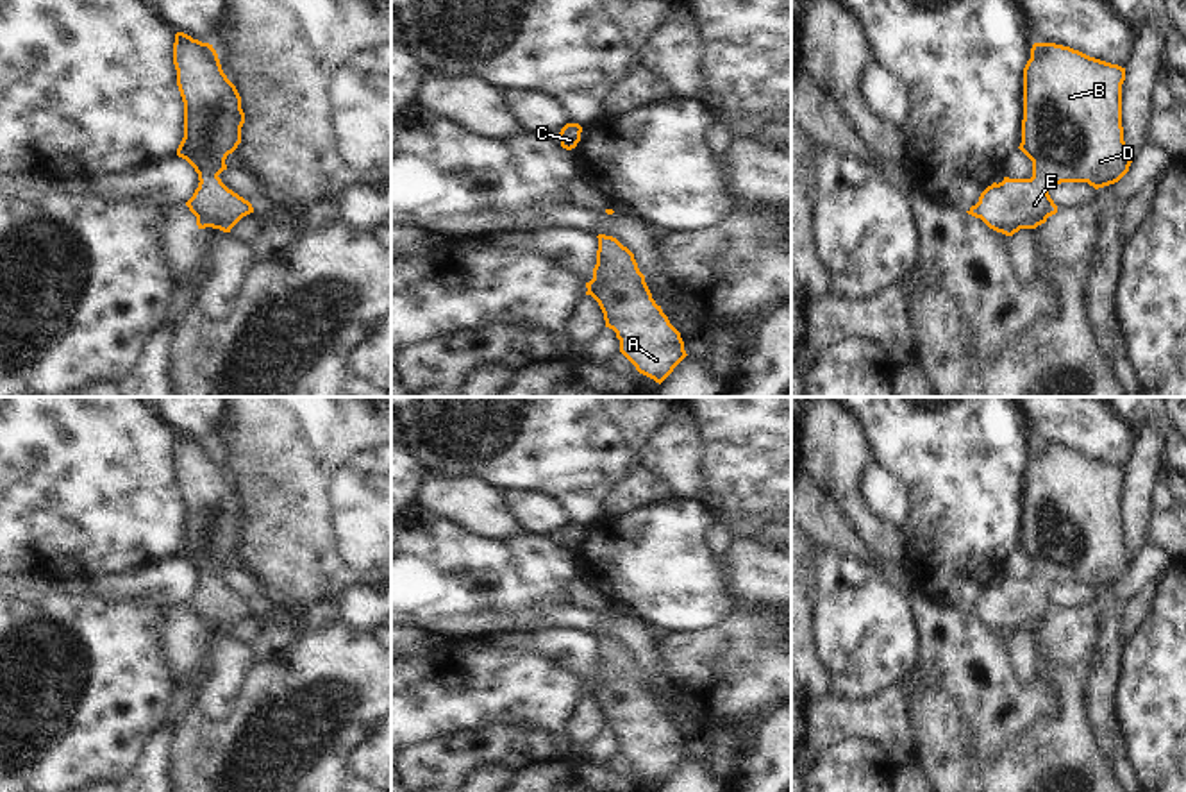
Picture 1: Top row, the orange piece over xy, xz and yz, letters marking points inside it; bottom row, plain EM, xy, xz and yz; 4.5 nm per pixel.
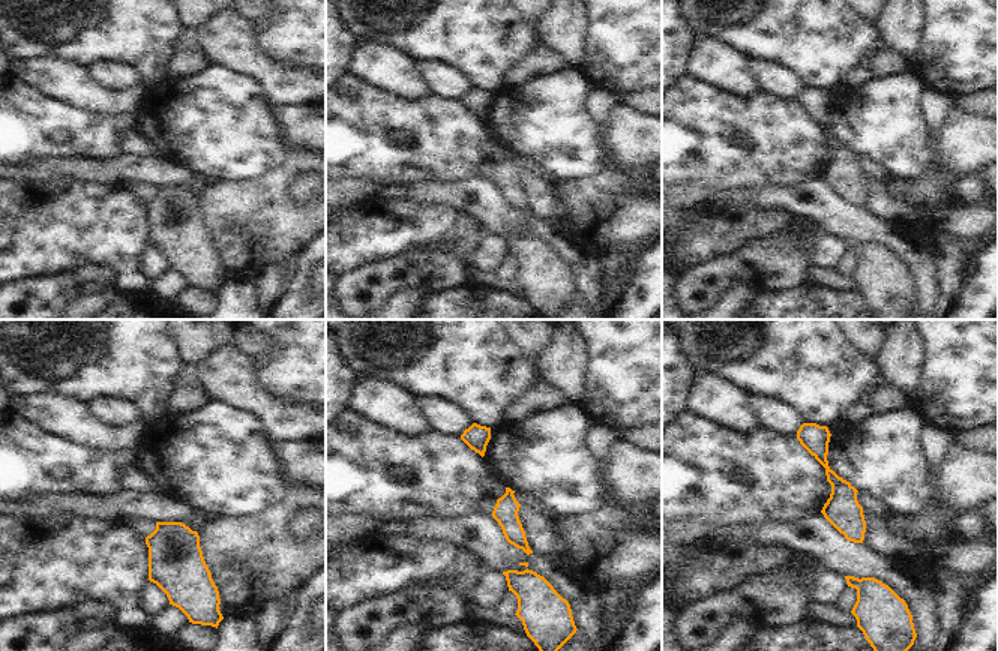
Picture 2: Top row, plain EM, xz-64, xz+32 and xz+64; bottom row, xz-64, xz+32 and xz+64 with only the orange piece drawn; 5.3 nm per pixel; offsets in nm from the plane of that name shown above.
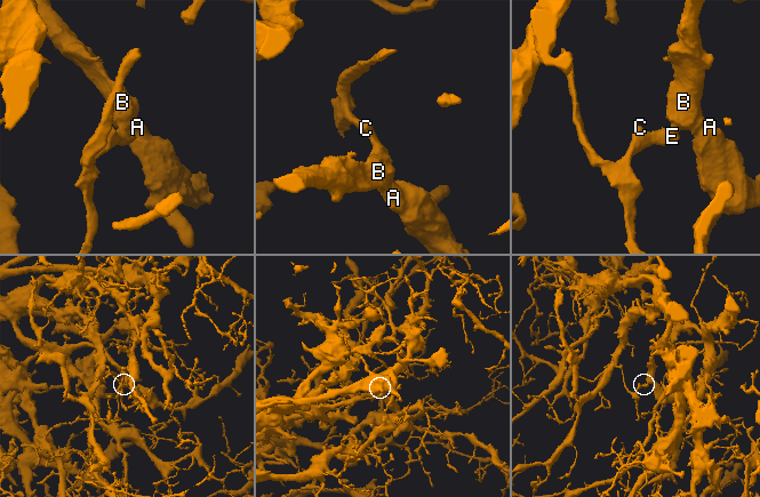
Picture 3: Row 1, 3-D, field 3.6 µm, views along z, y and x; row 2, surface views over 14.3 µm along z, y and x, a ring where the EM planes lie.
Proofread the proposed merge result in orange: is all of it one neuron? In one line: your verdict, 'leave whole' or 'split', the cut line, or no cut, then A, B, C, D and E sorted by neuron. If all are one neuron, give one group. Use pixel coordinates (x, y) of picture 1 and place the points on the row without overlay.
leave whole; no cut; A B C D E

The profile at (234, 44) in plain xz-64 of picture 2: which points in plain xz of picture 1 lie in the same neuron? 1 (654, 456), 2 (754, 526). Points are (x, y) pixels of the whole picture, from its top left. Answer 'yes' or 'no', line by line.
1: yes
2: yes

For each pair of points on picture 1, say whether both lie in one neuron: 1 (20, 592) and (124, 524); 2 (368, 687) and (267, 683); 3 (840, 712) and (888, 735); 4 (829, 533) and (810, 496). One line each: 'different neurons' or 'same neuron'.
1: different neurons
2: same neuron
3: same neuron
4: same neuron

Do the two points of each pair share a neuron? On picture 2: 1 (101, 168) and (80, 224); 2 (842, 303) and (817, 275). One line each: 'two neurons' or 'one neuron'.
1: two neurons
2: two neurons

